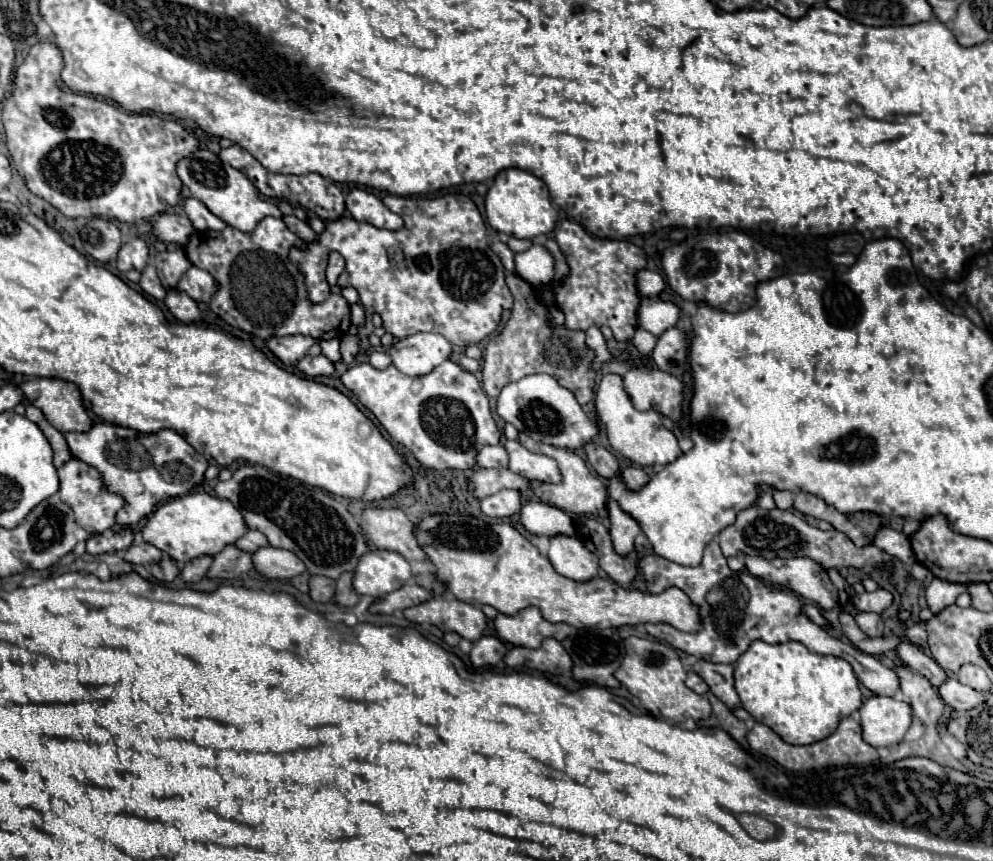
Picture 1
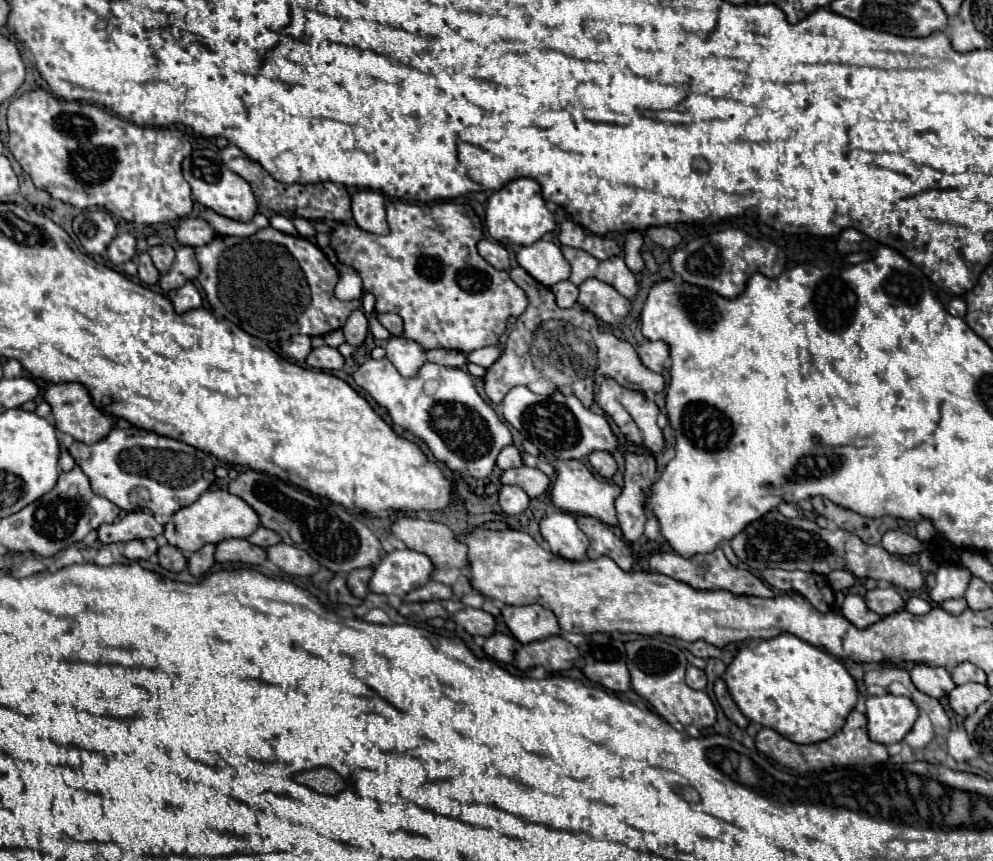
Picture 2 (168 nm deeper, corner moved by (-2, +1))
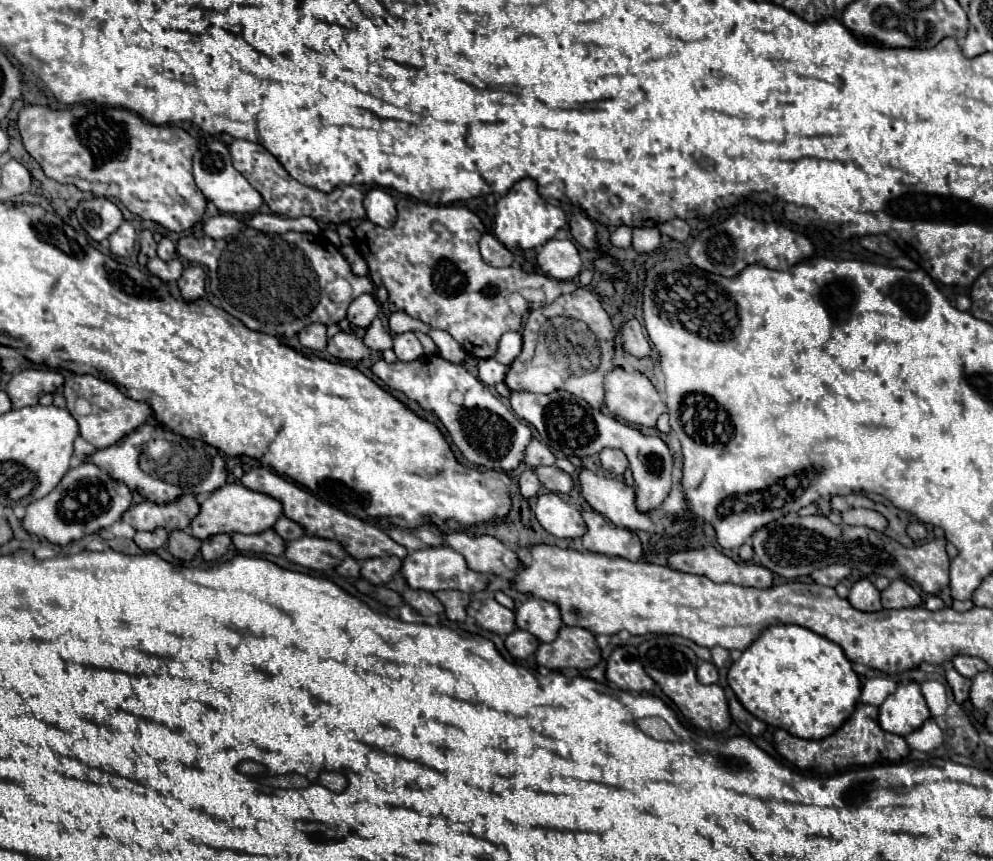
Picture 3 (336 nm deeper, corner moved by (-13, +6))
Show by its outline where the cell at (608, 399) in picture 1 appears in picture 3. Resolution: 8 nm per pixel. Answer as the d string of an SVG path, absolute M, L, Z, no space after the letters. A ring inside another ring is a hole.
M615 366L605 376L605 406L613 416L641 426L655 426L665 402L647 376Z

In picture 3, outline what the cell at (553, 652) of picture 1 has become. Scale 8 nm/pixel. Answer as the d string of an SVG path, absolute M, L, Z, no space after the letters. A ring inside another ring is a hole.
M563 626L557 640L549 644L539 644L535 652L537 664L549 670L561 668L593 668L601 660L601 650L595 642L595 636L585 628Z

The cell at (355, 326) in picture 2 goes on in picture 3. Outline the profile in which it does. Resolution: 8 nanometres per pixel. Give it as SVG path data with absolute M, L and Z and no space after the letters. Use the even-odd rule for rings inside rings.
M361 294L359 298L355 298L349 304L347 320L351 324L355 324L357 328L367 328L371 324L371 320L379 314L379 310L381 310L381 306L373 294Z

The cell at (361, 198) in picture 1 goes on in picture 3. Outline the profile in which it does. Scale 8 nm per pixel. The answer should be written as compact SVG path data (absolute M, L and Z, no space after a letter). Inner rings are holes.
M372 188L365 196L367 218L383 228L391 228L397 219L396 201L394 197L382 188Z

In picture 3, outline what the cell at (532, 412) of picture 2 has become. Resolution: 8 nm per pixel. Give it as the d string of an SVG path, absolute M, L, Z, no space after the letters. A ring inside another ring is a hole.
M555 390L551 394L531 394L531 392L513 392L511 406L515 414L537 428L541 440L563 456L579 456L589 458L599 454L601 448L619 448L629 458L629 468L633 472L637 484L637 508L647 512L657 508L671 490L671 470L673 458L667 444L659 436L645 436L637 428L625 426L611 416L605 416L601 410L591 408L585 400L575 398L565 390Z

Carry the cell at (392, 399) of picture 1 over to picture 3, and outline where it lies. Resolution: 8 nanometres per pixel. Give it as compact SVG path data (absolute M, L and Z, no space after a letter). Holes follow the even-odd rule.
M425 354L413 362L387 364L385 360L379 360L371 370L391 390L401 390L405 396L417 400L421 408L435 412L469 462L487 470L503 472L515 470L523 462L523 450L533 438L529 426L521 422L499 398L495 398L465 366L447 362L441 356Z

